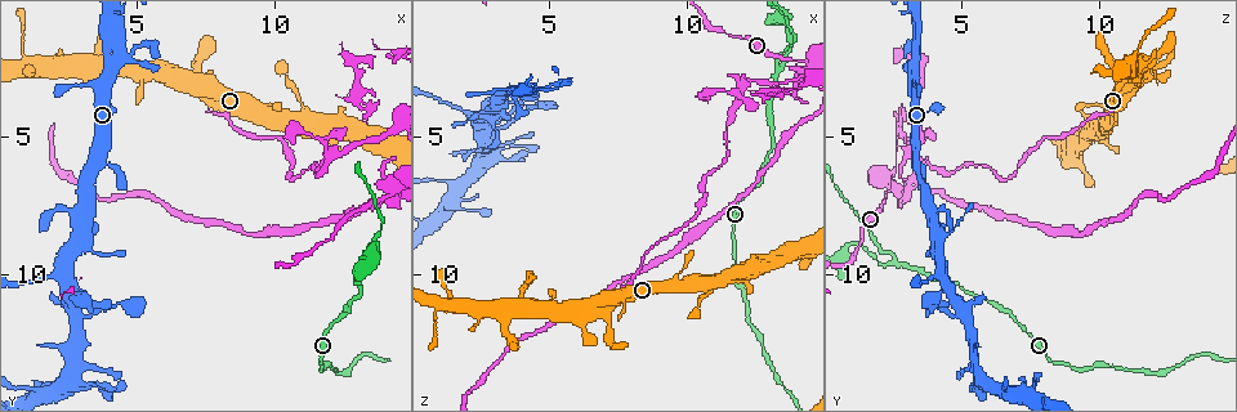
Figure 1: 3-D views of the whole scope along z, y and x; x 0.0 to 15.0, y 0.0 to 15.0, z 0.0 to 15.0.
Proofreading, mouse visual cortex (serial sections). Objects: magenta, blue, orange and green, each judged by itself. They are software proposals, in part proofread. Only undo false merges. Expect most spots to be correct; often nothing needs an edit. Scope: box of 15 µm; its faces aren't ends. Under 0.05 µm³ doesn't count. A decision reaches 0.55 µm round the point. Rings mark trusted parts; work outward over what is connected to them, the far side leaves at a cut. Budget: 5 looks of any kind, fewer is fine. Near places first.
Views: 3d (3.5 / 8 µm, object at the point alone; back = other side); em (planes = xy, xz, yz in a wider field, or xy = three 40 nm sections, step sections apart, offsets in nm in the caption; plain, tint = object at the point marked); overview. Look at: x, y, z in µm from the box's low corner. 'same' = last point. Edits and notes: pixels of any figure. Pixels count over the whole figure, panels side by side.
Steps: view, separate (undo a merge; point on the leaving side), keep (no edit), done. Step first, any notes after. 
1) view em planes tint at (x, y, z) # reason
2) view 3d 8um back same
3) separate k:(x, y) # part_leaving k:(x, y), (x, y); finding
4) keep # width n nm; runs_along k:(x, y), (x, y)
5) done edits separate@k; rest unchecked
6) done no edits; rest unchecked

view 3d 3.5um at (14.4, 6.9, 2.4) # branch point

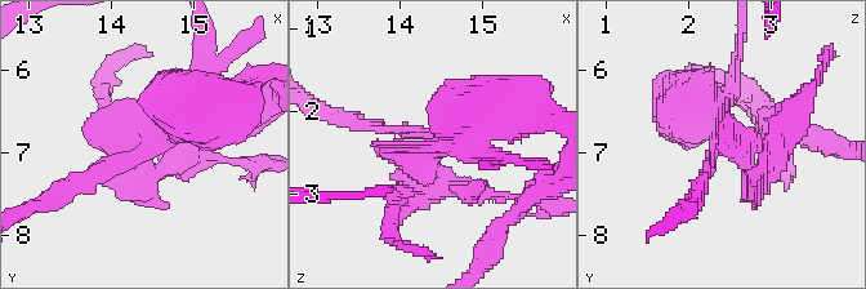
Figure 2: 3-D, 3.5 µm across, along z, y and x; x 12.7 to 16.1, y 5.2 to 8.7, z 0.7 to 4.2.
separate 2:(724, 128) # part_leaving 2:(713, 147), (776, 159); two cells meet here

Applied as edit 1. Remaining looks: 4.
view overview # redraw

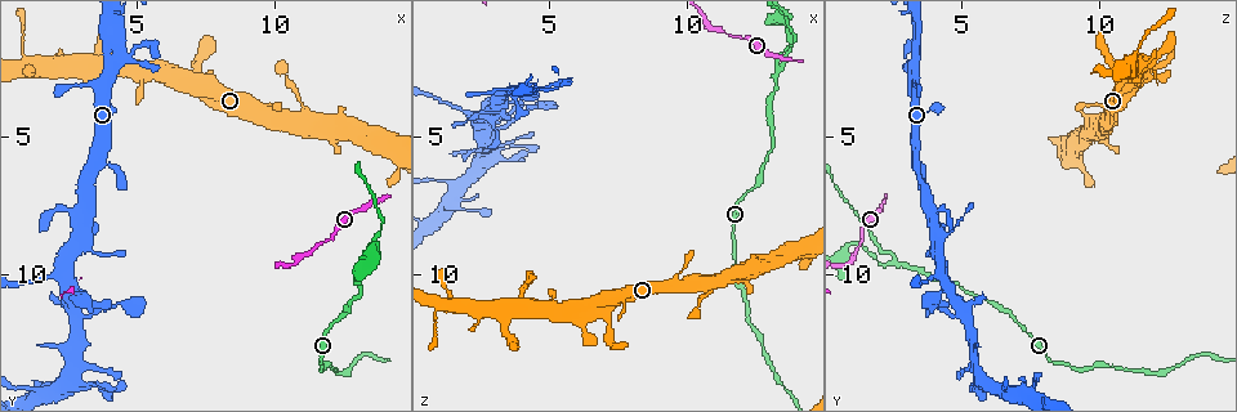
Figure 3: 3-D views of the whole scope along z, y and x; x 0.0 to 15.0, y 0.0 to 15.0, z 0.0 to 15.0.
view 3d 3.5um at (13.4, 9.5, 2.6) # two arms in line, one across

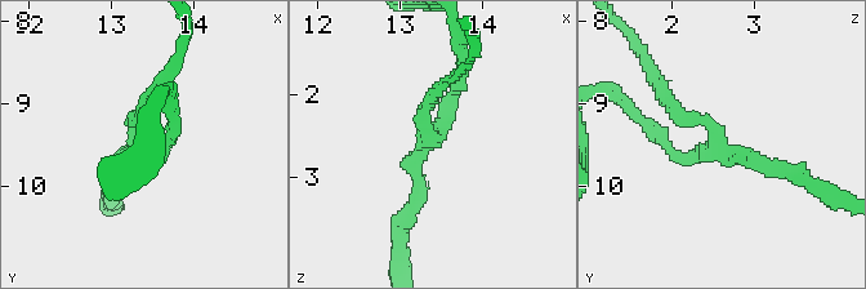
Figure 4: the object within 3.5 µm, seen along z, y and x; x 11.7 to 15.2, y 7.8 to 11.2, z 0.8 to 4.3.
view em xy step 2 plain at (13.30, 9.50, 2.55) # shape alone is not enough

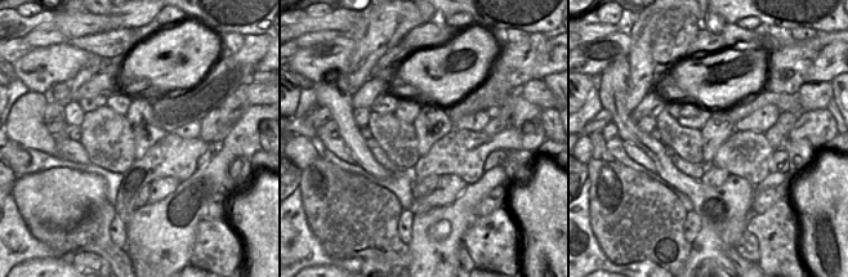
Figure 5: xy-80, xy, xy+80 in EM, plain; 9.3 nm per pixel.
view em xy step 2 tint same

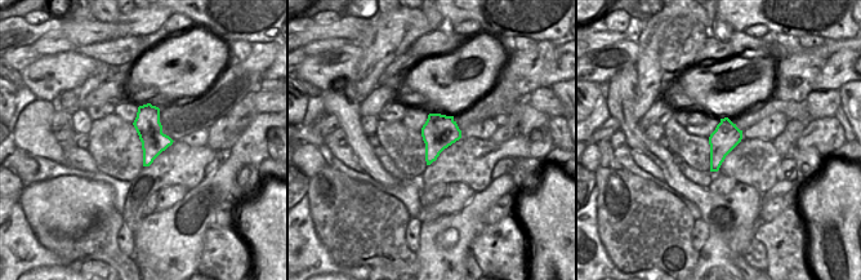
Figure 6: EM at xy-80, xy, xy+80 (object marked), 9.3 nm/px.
keep # width 320 nm; runs_along 4:(406, 212), (418, 199), (414, 159), (461, 80); all the same cell

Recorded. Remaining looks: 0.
done edits separate@2; rest unchecked

